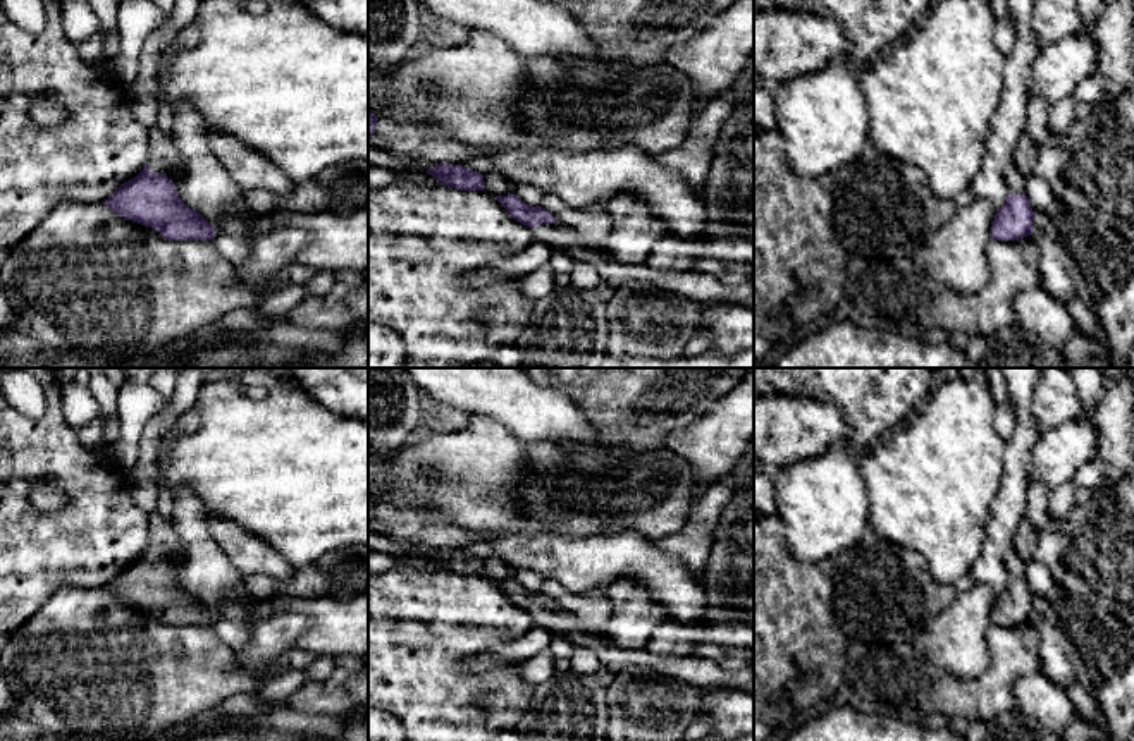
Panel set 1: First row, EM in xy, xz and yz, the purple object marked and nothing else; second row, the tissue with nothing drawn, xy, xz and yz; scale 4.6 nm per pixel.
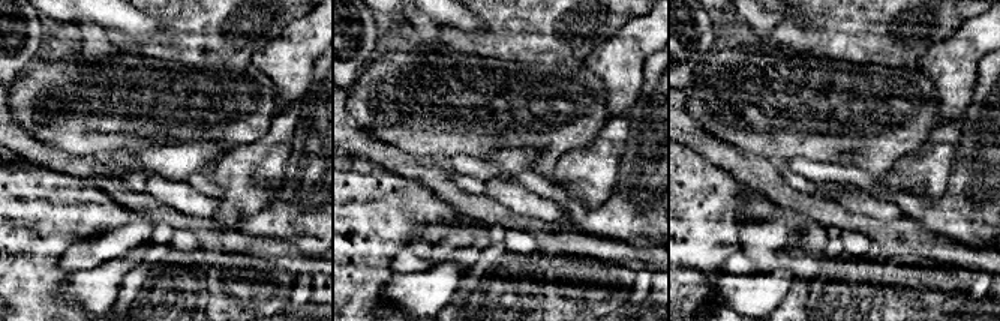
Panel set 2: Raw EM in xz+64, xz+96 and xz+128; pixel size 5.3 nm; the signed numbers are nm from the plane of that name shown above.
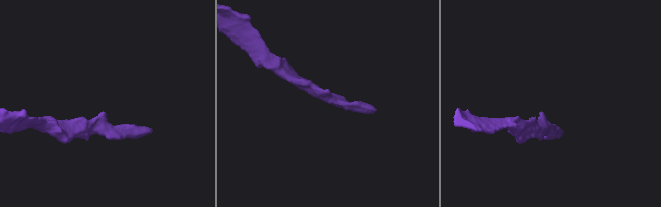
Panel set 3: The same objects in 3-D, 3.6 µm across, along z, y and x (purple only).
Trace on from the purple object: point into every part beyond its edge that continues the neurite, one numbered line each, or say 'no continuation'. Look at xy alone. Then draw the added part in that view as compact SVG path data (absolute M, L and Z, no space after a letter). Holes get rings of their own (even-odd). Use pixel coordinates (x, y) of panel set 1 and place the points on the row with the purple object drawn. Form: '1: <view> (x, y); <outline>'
1: xy (164, 157); M157 126L148 131L148 165L153 174L165 174L174 179L176 172L186 163L177 144L169 132Z

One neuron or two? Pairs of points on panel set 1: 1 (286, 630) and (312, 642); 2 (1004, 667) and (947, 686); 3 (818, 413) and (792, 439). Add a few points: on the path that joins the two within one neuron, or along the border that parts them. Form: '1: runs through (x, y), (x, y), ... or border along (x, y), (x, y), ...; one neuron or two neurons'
1: border along (265, 618), (276, 612), (300, 611), (314, 624); two neurons
2: runs through (990, 681), (983, 688), (961, 688); one neuron
3: runs through (811, 420), (799, 432); one neuron

